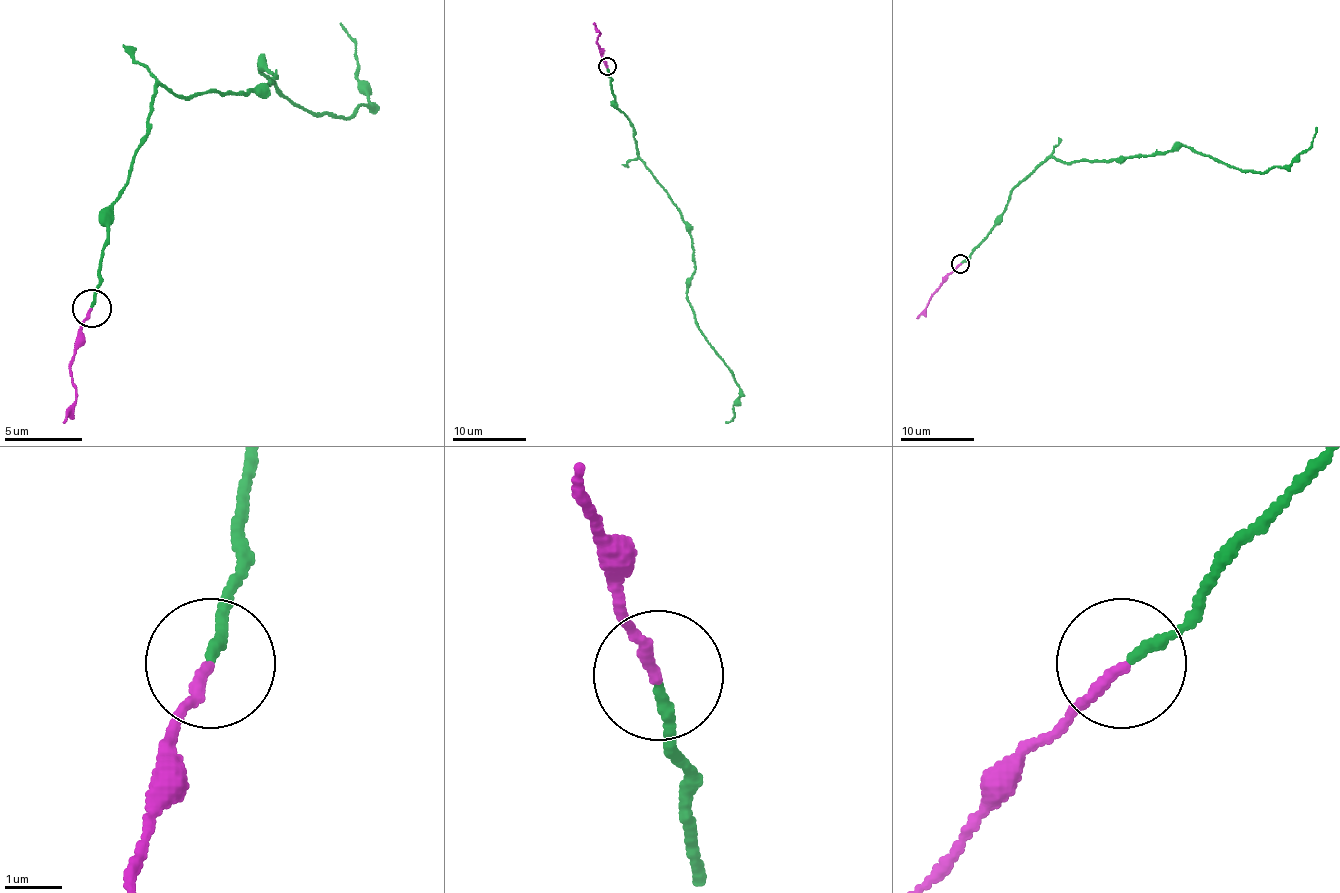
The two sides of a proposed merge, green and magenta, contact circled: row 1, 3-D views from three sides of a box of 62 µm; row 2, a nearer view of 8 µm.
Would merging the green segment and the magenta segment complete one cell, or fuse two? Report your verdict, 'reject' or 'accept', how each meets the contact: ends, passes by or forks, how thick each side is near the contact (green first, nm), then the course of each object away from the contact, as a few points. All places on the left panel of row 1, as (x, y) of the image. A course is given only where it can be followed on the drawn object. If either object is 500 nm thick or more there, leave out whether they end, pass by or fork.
reject; green ends; magenta ends; calibres 170 and 190 nm; course green (90, 309), (156, 88), (246, 91), (277, 76), (261, 60), (296, 107), (347, 119), (370, 91), (339, 22); course magenta (90, 309), (71, 363), (75, 406), (63, 422)

